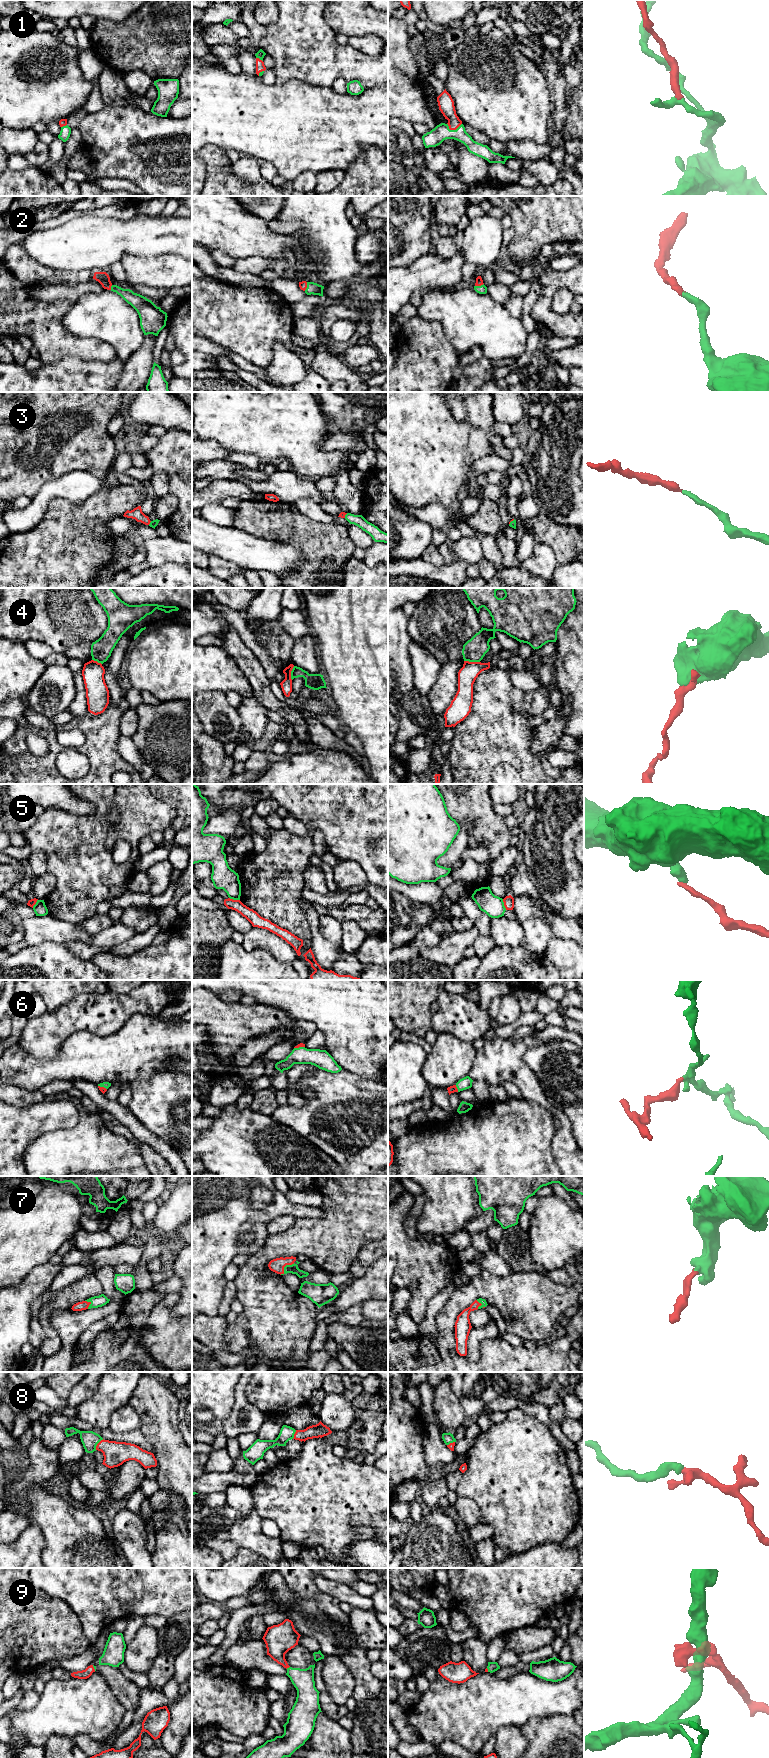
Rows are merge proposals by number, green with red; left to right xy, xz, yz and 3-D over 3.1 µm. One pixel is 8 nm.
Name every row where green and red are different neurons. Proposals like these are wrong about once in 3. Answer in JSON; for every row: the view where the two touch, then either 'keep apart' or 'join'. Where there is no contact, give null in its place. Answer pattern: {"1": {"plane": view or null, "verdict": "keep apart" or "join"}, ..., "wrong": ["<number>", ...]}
{"1": {"plane": "yz", "verdict": "join"}, "2": {"plane": "xz", "verdict": "join"}, "3": {"plane": "xy", "verdict": "join"}, "4": {"plane": "yz", "verdict": "keep apart"}, "5": {"plane": "xz", "verdict": "keep apart"}, "6": {"plane": "yz", "verdict": "join"}, "7": {"plane": "xz", "verdict": "join"}, "8": {"plane": "xy", "verdict": "join"}, "9": {"plane": "xz", "verdict": "join"}, "wrong": ["4", "5"]}

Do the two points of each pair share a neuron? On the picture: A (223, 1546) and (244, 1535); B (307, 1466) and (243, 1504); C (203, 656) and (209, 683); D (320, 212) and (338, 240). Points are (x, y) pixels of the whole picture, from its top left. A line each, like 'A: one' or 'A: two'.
A: one
B: two
C: one
D: one

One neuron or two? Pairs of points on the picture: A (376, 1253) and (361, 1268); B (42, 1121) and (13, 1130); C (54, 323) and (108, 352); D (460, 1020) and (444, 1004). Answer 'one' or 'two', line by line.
A: one
B: one
C: one
D: one

